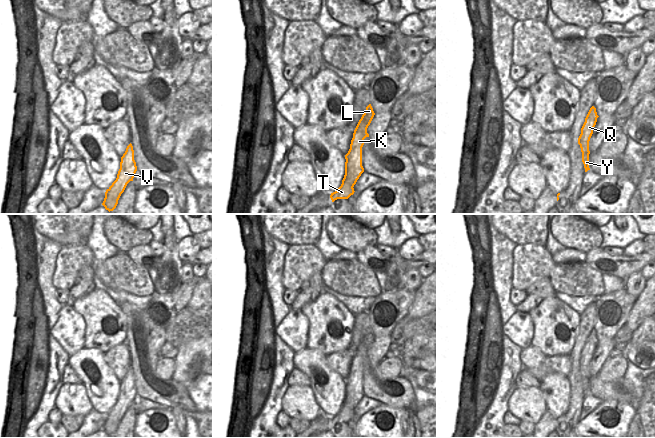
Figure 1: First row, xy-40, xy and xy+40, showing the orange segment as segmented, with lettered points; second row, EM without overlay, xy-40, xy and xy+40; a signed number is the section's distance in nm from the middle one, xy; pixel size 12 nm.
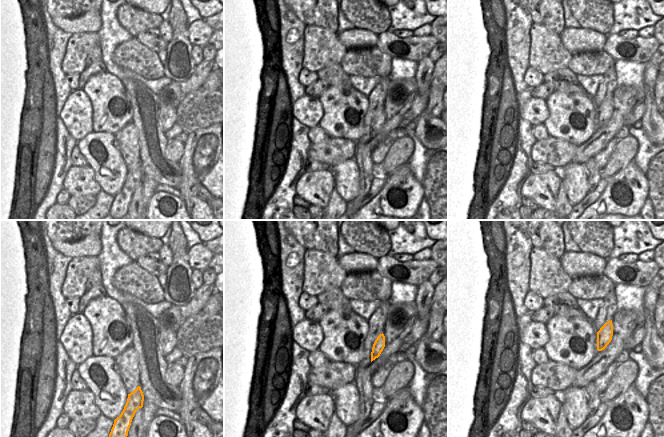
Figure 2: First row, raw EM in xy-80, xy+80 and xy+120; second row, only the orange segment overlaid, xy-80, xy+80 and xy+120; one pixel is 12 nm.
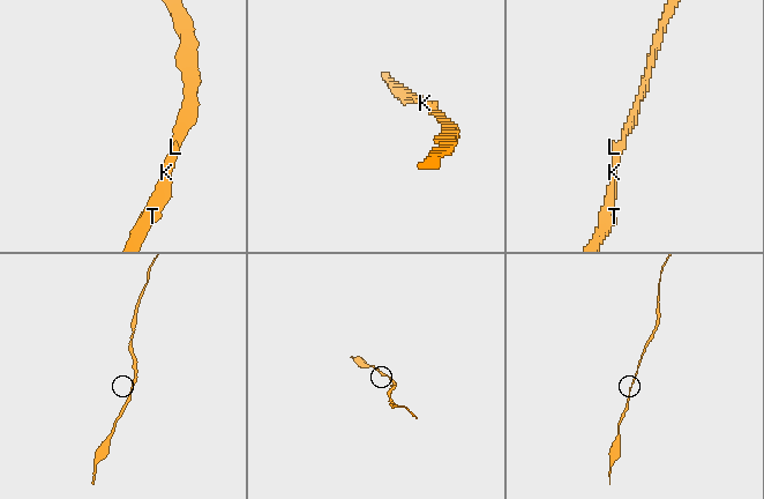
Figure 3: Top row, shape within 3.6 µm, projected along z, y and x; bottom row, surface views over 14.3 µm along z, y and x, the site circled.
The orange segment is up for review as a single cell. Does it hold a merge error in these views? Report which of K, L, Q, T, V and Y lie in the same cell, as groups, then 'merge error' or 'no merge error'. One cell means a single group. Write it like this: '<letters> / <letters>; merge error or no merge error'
K L Q T V Y; no merge error

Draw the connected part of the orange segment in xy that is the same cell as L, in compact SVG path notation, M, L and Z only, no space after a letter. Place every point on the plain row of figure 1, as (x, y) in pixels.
M369 328L354 354L350 373L345 379L345 399L338 414L330 419L332 426L337 423L348 423L355 416L353 411L364 396L362 390L362 371L364 369L364 363L369 361L367 352L374 339L373 332Z

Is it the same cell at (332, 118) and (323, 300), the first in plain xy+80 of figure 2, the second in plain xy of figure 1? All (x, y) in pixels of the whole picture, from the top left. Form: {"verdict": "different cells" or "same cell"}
{"verdict": "same cell"}

